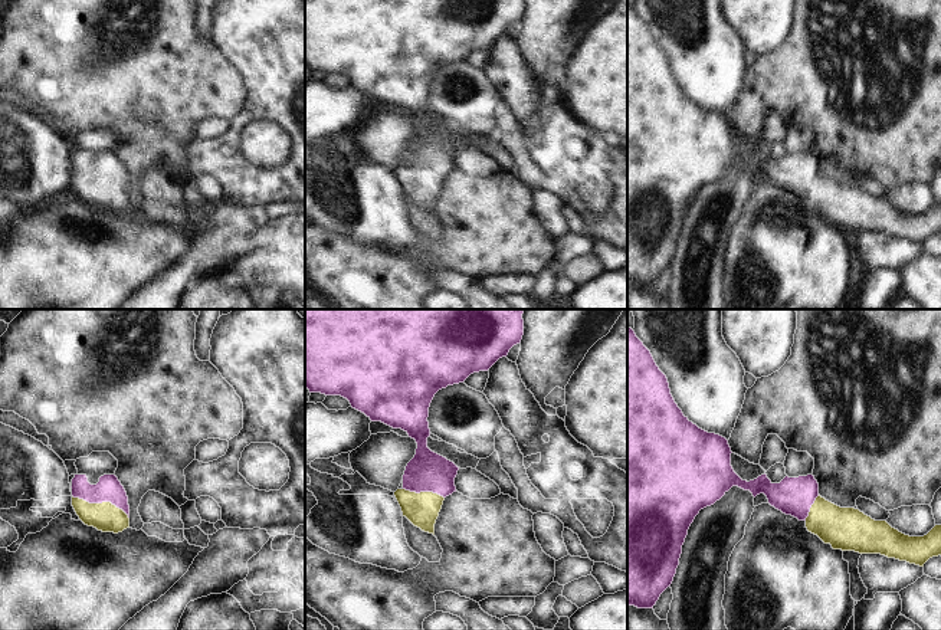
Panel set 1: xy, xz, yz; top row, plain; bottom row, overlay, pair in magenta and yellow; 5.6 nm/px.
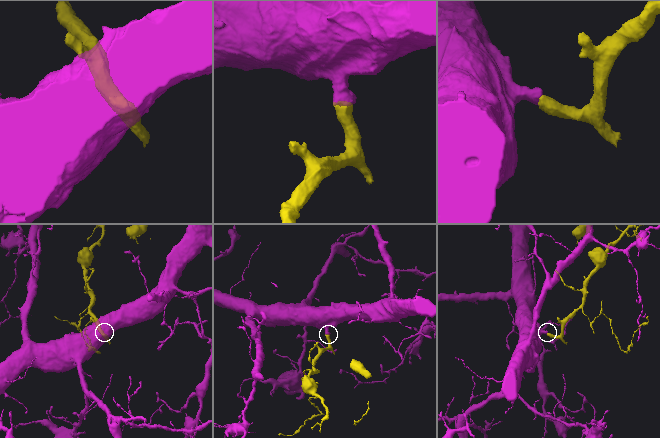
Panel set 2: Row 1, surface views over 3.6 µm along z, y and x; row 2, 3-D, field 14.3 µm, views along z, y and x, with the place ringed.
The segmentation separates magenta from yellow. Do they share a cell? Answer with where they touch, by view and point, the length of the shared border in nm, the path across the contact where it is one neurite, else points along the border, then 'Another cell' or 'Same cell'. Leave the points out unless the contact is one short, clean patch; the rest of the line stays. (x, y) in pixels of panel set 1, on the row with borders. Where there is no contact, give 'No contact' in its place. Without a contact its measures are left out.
Touches magenta at xy (101, 502). Shared border 340 nm. Path across: xy (108, 489), (108, 495), (101, 502), (105, 517). Same cell.

